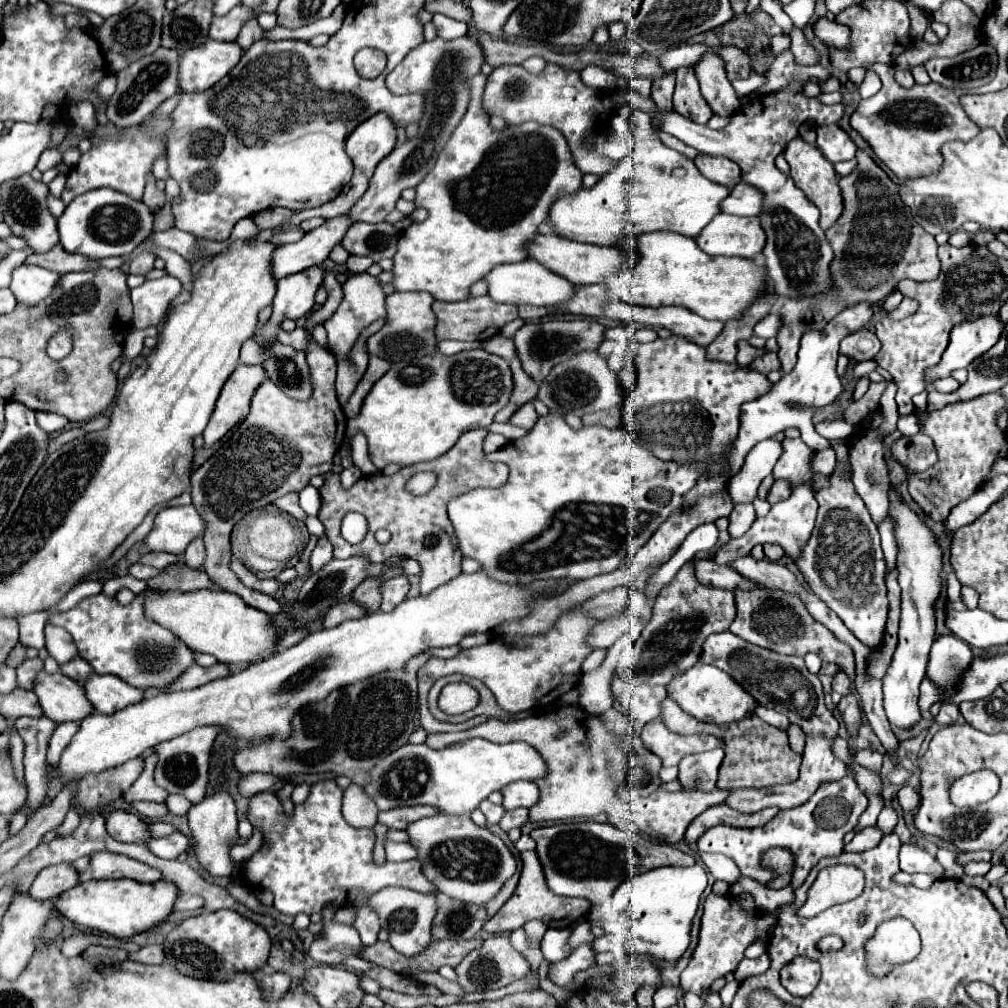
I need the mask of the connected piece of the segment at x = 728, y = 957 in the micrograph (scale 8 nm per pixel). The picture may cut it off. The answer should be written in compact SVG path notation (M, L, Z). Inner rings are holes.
M709 894L705 904L703 904L697 948L689 960L689 966L681 972L681 988L695 992L695 994L701 994L701 988L705 988L705 984L713 984L717 978L733 972L739 966L739 962L745 958L743 956L745 948L757 938L767 940L773 932L775 922L777 922L777 918L773 914L759 914L757 912L757 916L753 916L753 914L745 912L737 904L737 898L733 898L733 896ZM717 958L723 958L723 964Z

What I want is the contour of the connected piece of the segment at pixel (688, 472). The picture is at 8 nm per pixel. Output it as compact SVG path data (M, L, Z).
M547 414L541 416L535 426L531 428L531 432L527 432L523 438L517 438L513 442L509 442L507 446L487 454L489 460L497 460L497 462L505 462L509 466L509 480L505 486L497 488L497 490L489 490L489 488L479 488L479 490L471 490L463 496L457 496L449 502L449 518L453 522L455 528L455 536L459 540L459 548L463 552L465 558L475 558L481 562L483 570L489 572L489 576L493 576L495 580L501 582L519 582L519 584L531 584L535 580L549 580L549 578L573 578L573 580L585 580L585 578L593 578L597 574L605 574L605 572L613 572L617 570L625 558L629 558L631 552L635 552L637 548L641 548L649 536L653 536L653 532L667 520L669 514L673 514L679 506L681 500L685 496L685 492L689 488L693 488L693 484L697 482L697 468L693 466L683 466L677 462L665 462L655 458L647 448L641 448L641 444L637 444L635 440L631 440L629 432L625 432L625 428L605 428L605 426L583 426L579 432L571 430L567 426L567 422L557 416L557 414Z

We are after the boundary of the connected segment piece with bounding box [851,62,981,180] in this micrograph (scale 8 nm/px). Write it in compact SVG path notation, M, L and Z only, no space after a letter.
M869 64L865 66L866 70L872 70L877 74L882 82L882 88L871 96L869 100L861 100L861 104L857 106L855 114L851 116L851 126L871 144L871 148L875 150L875 154L885 162L887 168L891 168L899 180L911 180L911 178L921 178L921 176L931 176L937 174L941 164L943 164L943 156L941 156L941 146L945 142L951 140L961 140L961 142L969 142L973 136L979 134L979 126L965 114L959 98L961 92L955 90L947 90L943 86L935 86L933 82L929 82L927 86L913 86L913 88L903 88L895 82L895 69L893 64Z

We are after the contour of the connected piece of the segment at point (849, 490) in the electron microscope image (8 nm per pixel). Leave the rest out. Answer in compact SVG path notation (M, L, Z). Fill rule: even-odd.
M835 470L829 488L815 494L819 514L809 544L795 560L809 588L843 620L843 624L865 644L881 644L887 622L885 560L879 542L879 530L871 520L865 502L855 492L851 480L839 478Z

